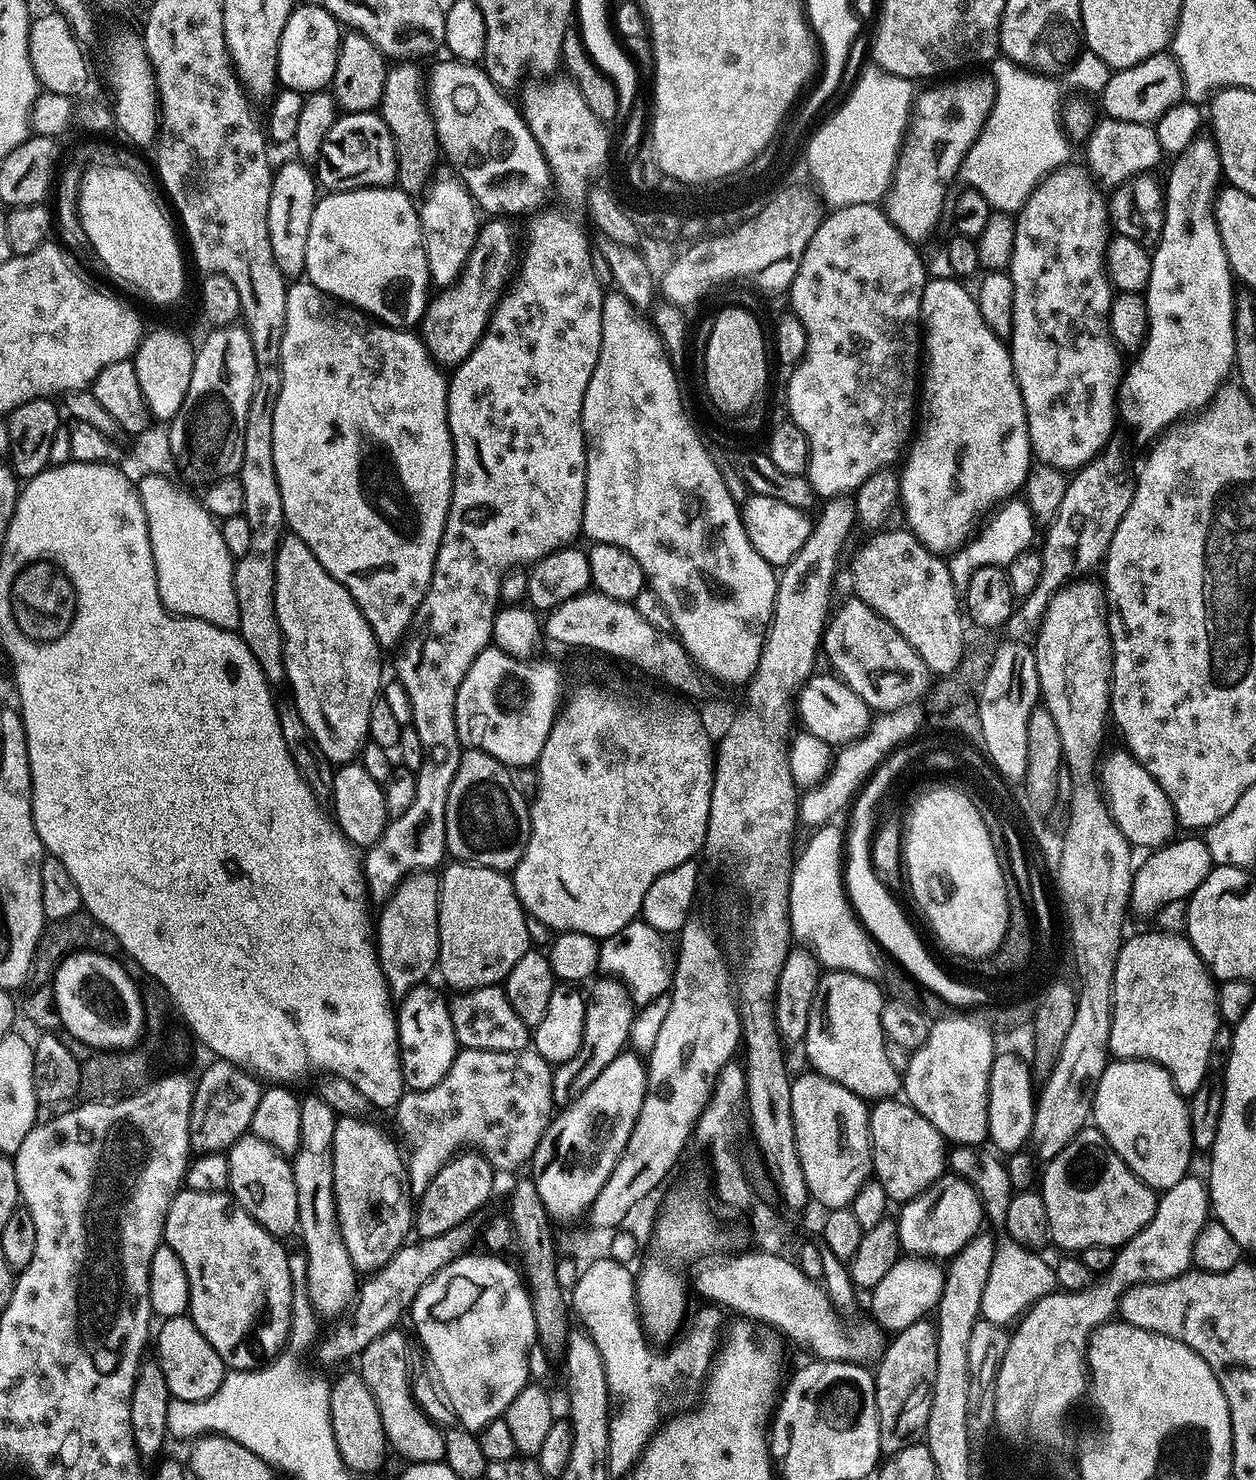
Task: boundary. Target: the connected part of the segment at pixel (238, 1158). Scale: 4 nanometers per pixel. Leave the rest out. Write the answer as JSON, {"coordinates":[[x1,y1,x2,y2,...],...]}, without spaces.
{"coordinates":[[251,1134,238,1138,232,1143,231,1147,235,1148,236,1152,229,1148,226,1155,230,1166,228,1188,232,1199,243,1206,250,1214,250,1218,254,1218,254,1222,261,1224,271,1236,285,1238,284,1236,290,1235,291,1232,292,1234,295,1233,299,1226,297,1191,295,1189,294,1174,288,1176,289,1172,292,1171,292,1164,284,1168,290,1162,289,1157,274,1146,270,1146,270,1142,264,1142,262,1138]]}

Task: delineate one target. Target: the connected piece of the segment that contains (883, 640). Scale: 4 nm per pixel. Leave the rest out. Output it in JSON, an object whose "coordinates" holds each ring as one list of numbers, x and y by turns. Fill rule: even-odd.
{"coordinates":[[851,599,831,613,822,639,823,655,828,655,829,662,836,667,833,668,835,675,848,684,850,690,854,690,854,694,864,699,869,709,877,713,892,711,917,701,930,679,928,667,924,665,914,646,910,646,910,642,906,642,906,638,902,638,902,634,898,634,898,630,894,630,894,626,890,626,886,618,879,616,865,600]]}

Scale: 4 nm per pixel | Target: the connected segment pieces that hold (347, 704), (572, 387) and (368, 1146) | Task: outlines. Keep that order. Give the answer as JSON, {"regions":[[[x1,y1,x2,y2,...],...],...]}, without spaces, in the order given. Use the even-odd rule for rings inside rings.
{"regions":[[[293,534,281,536,276,550,274,606,283,636,286,684,292,687,295,708,322,754,336,766,355,761,361,755,368,740,370,706,382,692,380,644,356,600,357,597,314,558,310,546,306,546,302,538]],[[537,215,532,224,532,242,528,246,528,258,520,272,520,281,512,288,512,293,505,295,496,305,484,330,484,337,476,343,476,349,468,355,462,363,455,365,448,382,448,425,452,435,452,449,456,466,452,474,452,505,448,507,446,526,442,534,440,549,434,562,434,570,430,577,432,585,424,596,424,601,415,609,416,629,396,664,396,672,400,687,406,690,412,706,411,727,418,730,418,738,422,738,424,747,424,761,419,772,416,773,416,783,420,792,447,792,450,790,454,774,460,765,460,758,454,758,446,748,438,748,438,704,448,704,450,690,458,690,463,676,473,671,473,664,484,648,492,644,492,619,497,614,500,600,500,579,507,568,515,564,531,565,543,556,558,551,560,548,571,545,577,535,581,535,584,526,584,499,586,498,586,462,588,449,582,430,582,406,586,386,590,386,590,374,594,374,594,366,598,362,598,354,602,346,602,306,604,305,605,289,600,289,600,280,596,277,596,268,592,265,594,248,588,245,588,236,576,224,571,224,566,217,560,216,555,220,552,216]],[[344,1115,344,1124,334,1126,333,1138,333,1188,337,1220,350,1262,360,1274,371,1274,386,1266,386,1262,390,1262,390,1258,394,1258,397,1250,409,1239,414,1228,414,1195,409,1188,405,1157,401,1149,400,1152,396,1149,397,1141,392,1136,384,1140,389,1133,383,1127,372,1132,372,1126,364,1128,367,1122,367,1119,362,1118,360,1123,352,1124,352,1116]]]}

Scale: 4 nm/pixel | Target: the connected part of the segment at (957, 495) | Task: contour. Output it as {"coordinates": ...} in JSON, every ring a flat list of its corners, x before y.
{"coordinates":[[932,278,925,283,922,290,920,319,922,321,922,352,926,359,922,364,922,387,918,392,918,427,915,429,914,439,907,449,906,459,903,461,903,464,905,463,904,472,899,473,899,499,902,501,903,519,921,544,927,545,932,552,937,554,948,554,961,547,961,544,969,537,968,523,975,518,976,512,982,511,990,504,994,506,999,502,1015,497,1023,489,1024,481,1028,479,1029,467,1034,460,1032,443,1028,437,1026,410,1014,374,1009,345,1001,337,996,336,990,330,990,326,986,326,986,322,976,305,975,295,971,291,967,292,963,286,965,285,956,278]]}

